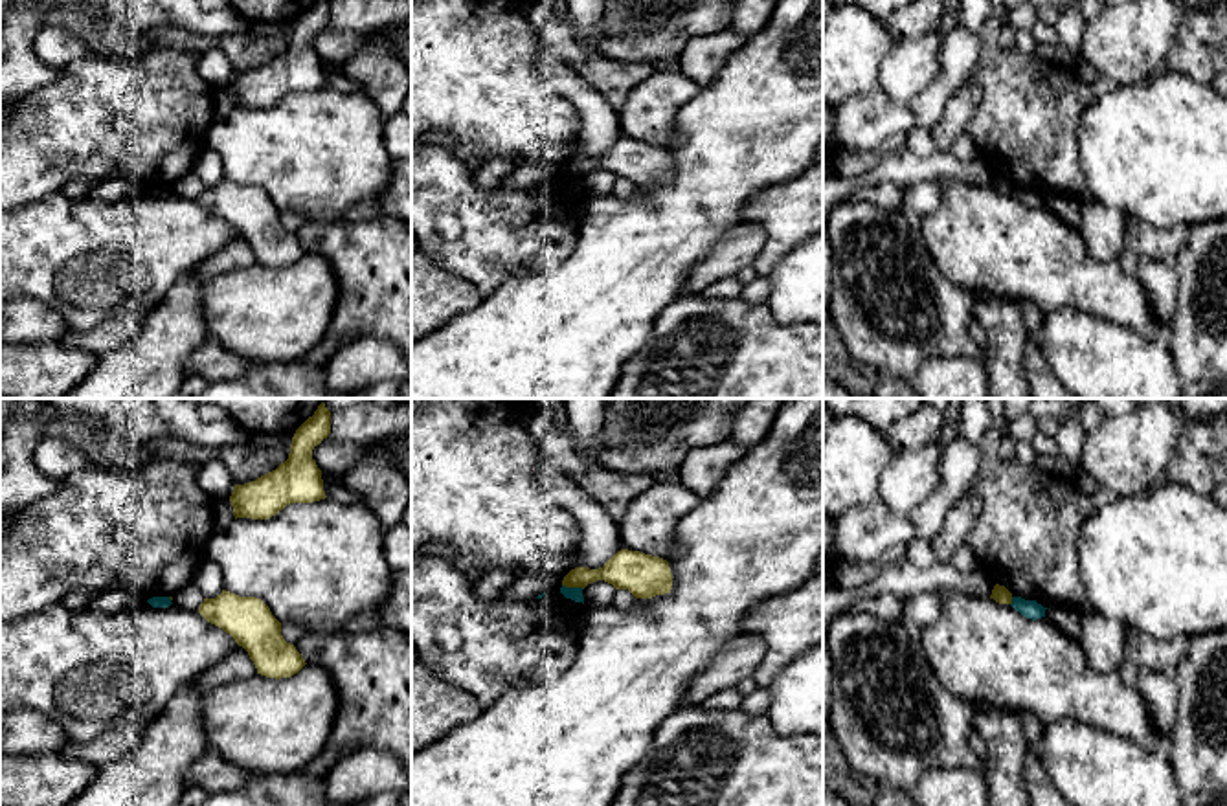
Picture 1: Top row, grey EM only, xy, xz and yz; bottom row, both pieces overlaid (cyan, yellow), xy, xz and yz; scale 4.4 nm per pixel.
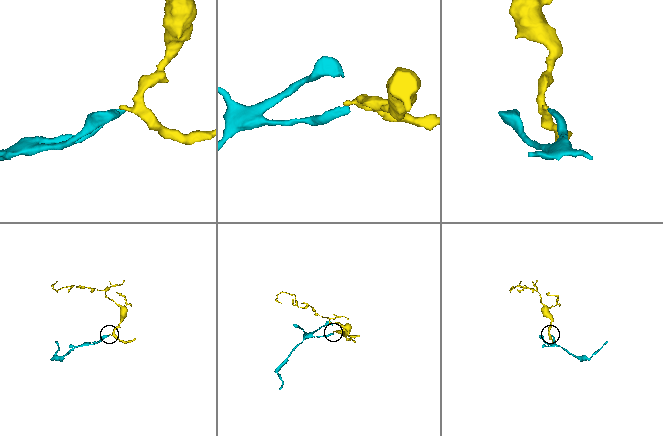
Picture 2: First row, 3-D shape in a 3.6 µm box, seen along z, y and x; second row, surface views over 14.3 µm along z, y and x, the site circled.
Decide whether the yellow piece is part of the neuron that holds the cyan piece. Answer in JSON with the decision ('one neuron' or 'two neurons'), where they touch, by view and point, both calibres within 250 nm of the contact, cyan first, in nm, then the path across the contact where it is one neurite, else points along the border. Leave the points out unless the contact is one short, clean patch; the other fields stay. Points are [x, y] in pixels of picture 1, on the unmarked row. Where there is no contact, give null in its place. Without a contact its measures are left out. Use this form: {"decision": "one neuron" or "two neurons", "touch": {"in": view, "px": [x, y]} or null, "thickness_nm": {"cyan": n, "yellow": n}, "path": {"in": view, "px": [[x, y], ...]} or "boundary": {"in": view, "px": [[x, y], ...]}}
{"decision": "two neurons", "touch": {"in": "xz", "px": [574, 177]}, "thickness_nm": {"cyan": 60, "yellow": 180}}

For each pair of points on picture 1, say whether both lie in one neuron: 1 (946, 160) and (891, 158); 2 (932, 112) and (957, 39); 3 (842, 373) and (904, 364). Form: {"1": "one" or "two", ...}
{"1": "one", "2": "one", "3": "two"}

